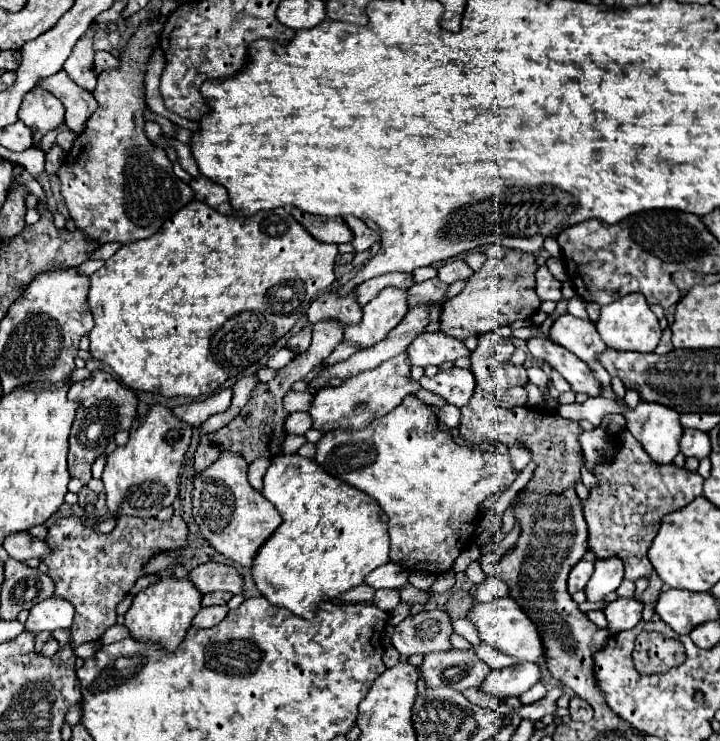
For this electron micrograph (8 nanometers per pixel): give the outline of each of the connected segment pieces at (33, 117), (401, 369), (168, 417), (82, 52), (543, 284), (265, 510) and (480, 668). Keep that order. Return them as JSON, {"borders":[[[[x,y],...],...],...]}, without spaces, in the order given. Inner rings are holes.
{"borders":[[[[33,87],[33,91],[29,91],[29,95],[23,99],[19,119],[33,131],[33,143],[39,143],[45,133],[63,123],[65,107],[51,93],[43,91],[41,87]]],[[[405,353],[385,361],[381,367],[375,367],[373,371],[363,371],[361,375],[345,379],[339,387],[325,387],[321,389],[311,407],[309,415],[313,419],[313,429],[317,431],[333,431],[335,425],[343,429],[361,429],[367,427],[373,419],[387,415],[393,411],[405,395],[419,391],[419,383],[409,381],[409,363],[405,363]]],[[[151,407],[145,423],[129,435],[127,445],[117,447],[107,455],[107,465],[103,471],[107,511],[119,517],[155,517],[163,507],[169,507],[177,497],[177,477],[189,441],[191,427],[187,423],[177,421],[167,407]]],[[[93,25],[89,27],[89,31],[83,35],[83,39],[77,43],[77,47],[73,49],[73,55],[65,61],[63,69],[71,75],[71,79],[83,87],[85,91],[93,93],[95,89],[95,81],[97,81],[97,73],[93,69],[93,47],[91,47],[91,37],[93,37]]],[[[539,267],[537,271],[537,295],[541,301],[561,301],[561,283],[547,271],[547,267]]],[[[221,451],[219,459],[193,479],[193,517],[201,535],[227,559],[251,567],[253,555],[281,523],[277,509],[247,481],[247,461],[241,453]]],[[[473,649],[425,655],[419,669],[427,687],[451,687],[457,691],[479,687],[489,671],[489,665],[481,661]]]]}

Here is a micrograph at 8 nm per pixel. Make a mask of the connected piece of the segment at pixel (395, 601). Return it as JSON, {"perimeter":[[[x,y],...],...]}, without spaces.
{"perimeter":[[[379,589],[377,593],[375,593],[375,597],[373,597],[373,603],[377,605],[377,607],[381,607],[383,611],[391,611],[391,609],[395,609],[397,605],[399,605],[399,593],[397,591],[393,591],[393,589]]]}

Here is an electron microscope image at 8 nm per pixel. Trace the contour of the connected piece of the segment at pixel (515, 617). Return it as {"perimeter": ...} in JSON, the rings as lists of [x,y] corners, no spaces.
{"perimeter":[[[497,597],[491,603],[477,603],[469,613],[467,619],[477,627],[479,639],[489,643],[491,647],[503,651],[509,657],[515,657],[517,661],[541,661],[543,647],[541,647],[541,637],[535,627],[535,623],[521,611],[517,603],[509,597]]]}

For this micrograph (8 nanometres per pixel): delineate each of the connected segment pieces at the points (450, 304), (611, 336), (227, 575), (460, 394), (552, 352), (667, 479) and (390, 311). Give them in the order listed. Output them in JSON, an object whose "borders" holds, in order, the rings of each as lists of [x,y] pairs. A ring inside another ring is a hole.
{"borders":[[[[507,251],[505,259],[501,261],[487,259],[485,267],[467,279],[465,289],[443,305],[439,315],[439,331],[447,337],[463,341],[467,337],[491,333],[501,325],[511,325],[517,319],[531,317],[541,305],[535,295],[535,271],[535,257],[521,251]]],[[[629,293],[605,307],[601,307],[601,317],[595,323],[601,339],[609,349],[615,351],[639,351],[639,353],[651,353],[661,337],[661,327],[655,317],[655,313],[649,309],[645,297],[641,293]]],[[[203,563],[199,567],[195,567],[187,579],[205,595],[205,593],[213,593],[213,591],[229,591],[233,595],[243,591],[243,579],[239,577],[239,573],[235,571],[235,567],[231,565],[223,565],[223,563]]],[[[451,367],[447,371],[437,373],[435,377],[421,377],[421,387],[445,397],[447,403],[463,407],[469,403],[475,391],[475,375],[471,369]]],[[[533,337],[527,341],[527,347],[535,359],[549,363],[555,371],[559,371],[567,383],[571,383],[571,389],[575,393],[597,397],[597,379],[593,379],[587,363],[577,359],[577,355],[547,337]]],[[[627,429],[615,433],[615,457],[609,463],[597,465],[593,475],[597,485],[589,489],[589,497],[583,501],[583,515],[589,527],[589,551],[595,559],[619,557],[625,565],[627,581],[649,579],[653,565],[647,559],[647,549],[657,533],[661,517],[699,497],[703,477],[697,471],[673,463],[655,463]]],[[[385,287],[373,301],[363,307],[363,319],[345,327],[343,341],[357,347],[373,347],[405,317],[405,291]]]]}

